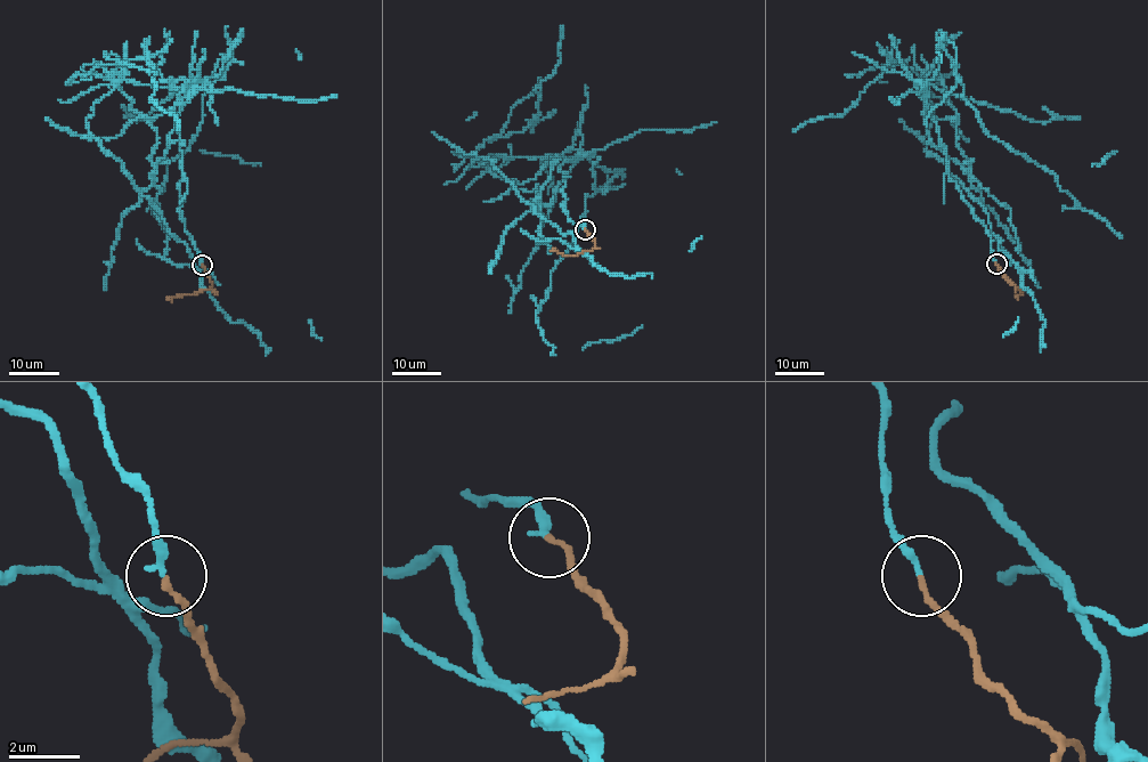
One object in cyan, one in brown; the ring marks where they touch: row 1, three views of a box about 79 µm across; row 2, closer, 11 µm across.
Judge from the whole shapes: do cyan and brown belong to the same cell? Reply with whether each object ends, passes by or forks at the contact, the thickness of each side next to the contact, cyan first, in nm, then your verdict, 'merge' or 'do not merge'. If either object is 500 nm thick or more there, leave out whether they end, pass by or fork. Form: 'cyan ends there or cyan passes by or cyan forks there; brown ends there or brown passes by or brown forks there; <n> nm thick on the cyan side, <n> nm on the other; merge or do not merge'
cyan ends there; brown ends there; 240 nm thick on the cyan side, 160 nm on the other; do not merge

